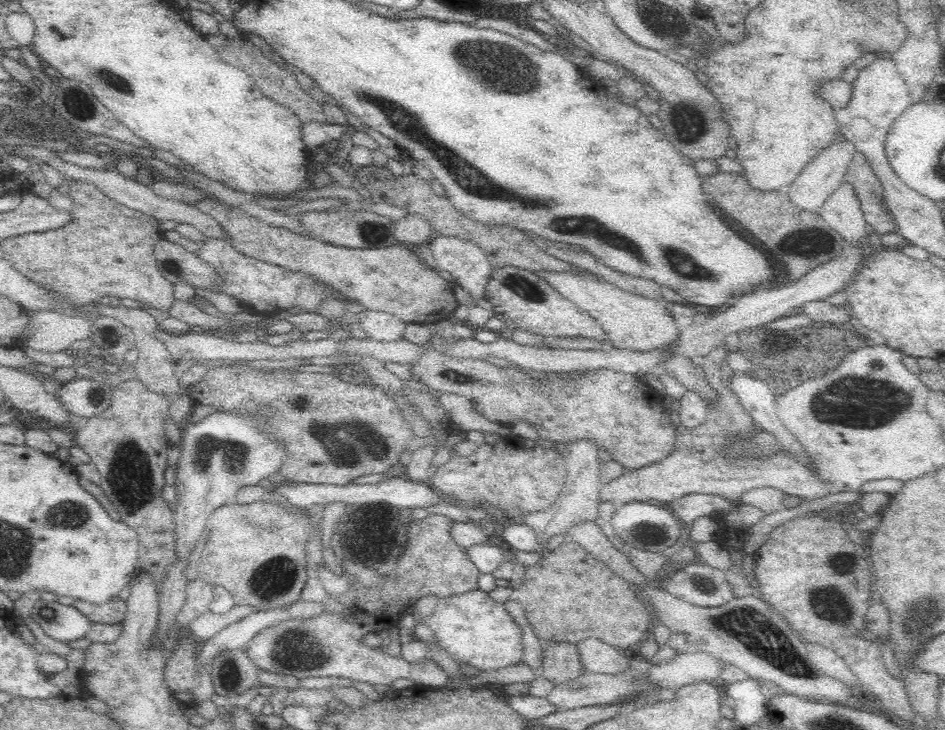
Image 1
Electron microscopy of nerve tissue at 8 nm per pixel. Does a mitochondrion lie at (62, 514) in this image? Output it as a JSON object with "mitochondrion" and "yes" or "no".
{"mitochondrion":"yes"}

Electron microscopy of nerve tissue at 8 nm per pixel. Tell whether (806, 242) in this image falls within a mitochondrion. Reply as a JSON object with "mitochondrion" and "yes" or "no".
{"mitochondrion":"yes"}

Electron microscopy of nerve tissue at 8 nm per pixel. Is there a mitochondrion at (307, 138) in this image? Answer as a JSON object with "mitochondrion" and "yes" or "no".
{"mitochondrion":"no"}

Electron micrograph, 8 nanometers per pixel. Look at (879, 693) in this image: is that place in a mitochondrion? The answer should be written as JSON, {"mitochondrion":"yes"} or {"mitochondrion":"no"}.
{"mitochondrion":"no"}

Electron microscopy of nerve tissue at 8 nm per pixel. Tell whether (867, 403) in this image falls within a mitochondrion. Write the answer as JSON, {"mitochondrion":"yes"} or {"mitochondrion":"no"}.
{"mitochondrion":"yes"}

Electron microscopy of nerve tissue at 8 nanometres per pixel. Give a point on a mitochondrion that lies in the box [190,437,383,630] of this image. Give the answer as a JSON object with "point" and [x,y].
{"point":[274,579]}

